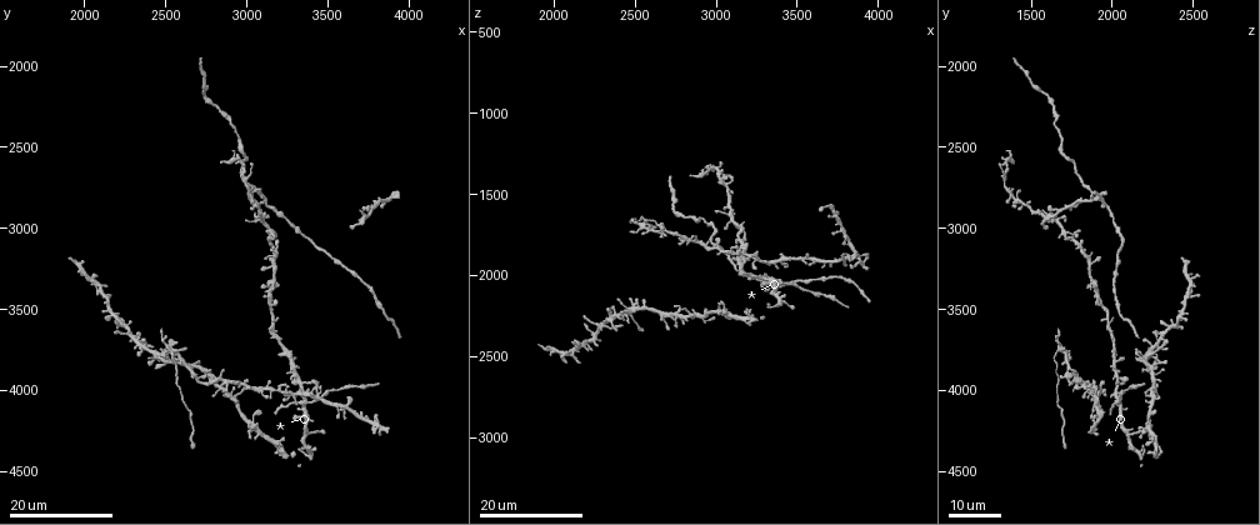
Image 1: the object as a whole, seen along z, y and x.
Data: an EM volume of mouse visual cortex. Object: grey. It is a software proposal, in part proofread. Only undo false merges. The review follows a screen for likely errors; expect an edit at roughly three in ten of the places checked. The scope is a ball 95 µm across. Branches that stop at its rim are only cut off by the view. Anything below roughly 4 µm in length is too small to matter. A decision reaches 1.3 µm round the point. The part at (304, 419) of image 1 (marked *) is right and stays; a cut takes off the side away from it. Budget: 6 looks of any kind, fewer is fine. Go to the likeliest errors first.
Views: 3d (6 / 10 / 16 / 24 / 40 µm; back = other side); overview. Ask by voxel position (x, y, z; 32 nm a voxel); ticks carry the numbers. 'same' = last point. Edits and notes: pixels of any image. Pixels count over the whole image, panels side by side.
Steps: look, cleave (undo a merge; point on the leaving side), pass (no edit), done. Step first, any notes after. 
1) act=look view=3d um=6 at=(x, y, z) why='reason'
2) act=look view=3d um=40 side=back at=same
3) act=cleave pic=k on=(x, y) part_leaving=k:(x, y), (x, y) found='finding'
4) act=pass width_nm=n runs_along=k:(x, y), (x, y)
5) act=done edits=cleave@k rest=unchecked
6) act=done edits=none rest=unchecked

act=look view=3d um=16 at=(2520, 3740, 1680) why='thin arm on a thick one'

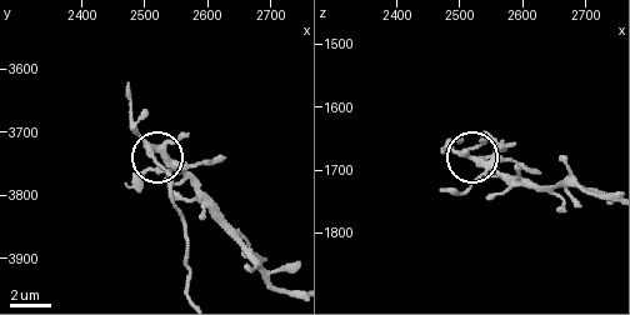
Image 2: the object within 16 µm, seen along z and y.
act=look view=3d um=6 at=(2515, 3750, 1670)

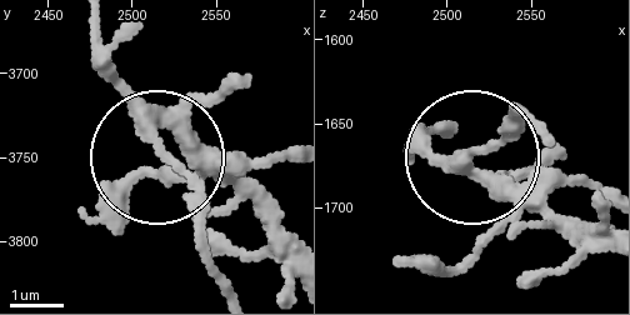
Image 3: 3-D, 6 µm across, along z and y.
act=cleave pic=3 on=(203, 188) arms=4 part_leaving=3:(460, 154), (488, 149), (514, 114), (536, 135) found='two neurons meet here'

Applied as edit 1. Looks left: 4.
act=look view=overview

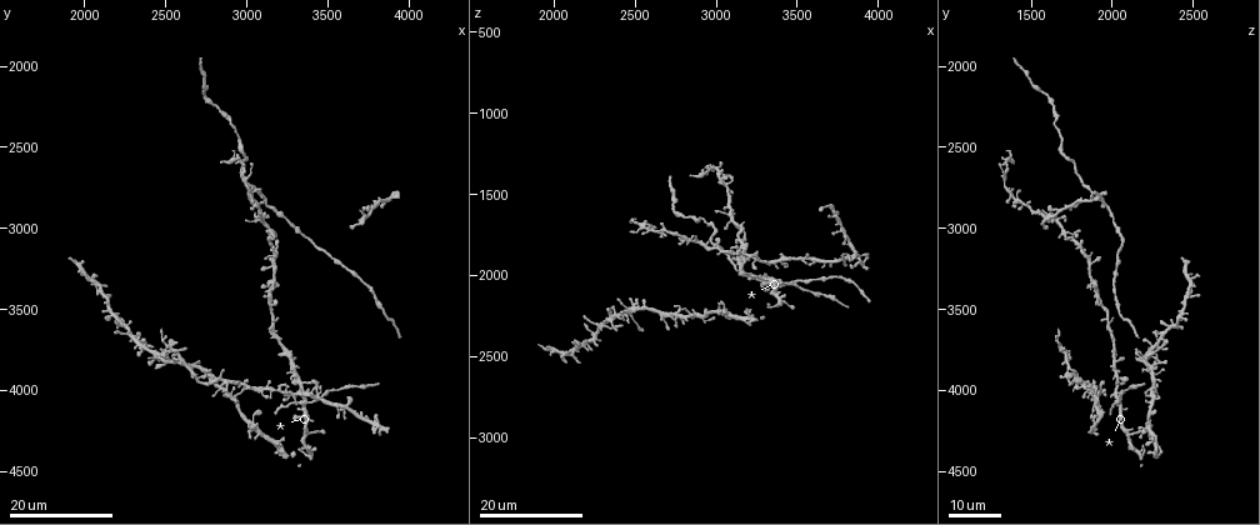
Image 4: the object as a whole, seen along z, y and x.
act=look view=3d um=16 at=(3360, 4260, 2100) why='thin arm on a thick one'

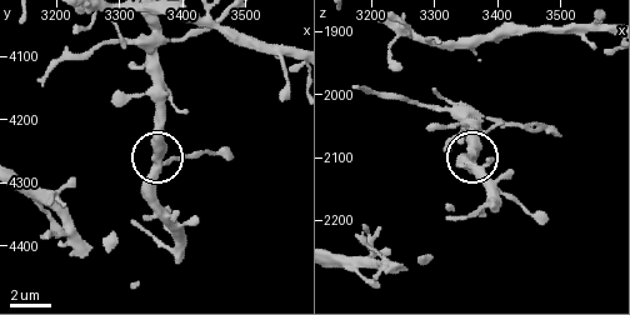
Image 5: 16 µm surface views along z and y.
act=look view=3d um=6 at=(3355, 4275, 2100) why='closer look'

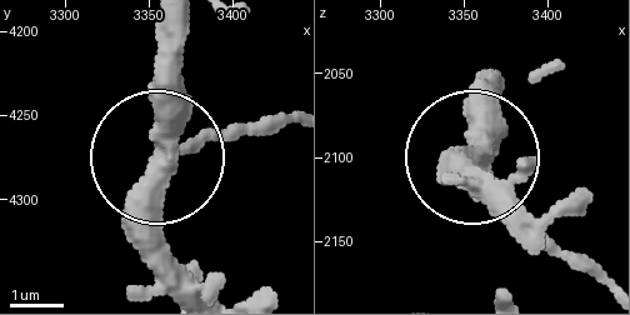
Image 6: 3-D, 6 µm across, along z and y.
act=pass width_nm=330 runs_along=6:(159, 28), (159, 158), (249, 135) found='all the same neuron'

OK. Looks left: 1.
act=done edits=cleave@3 rest=unchecked

